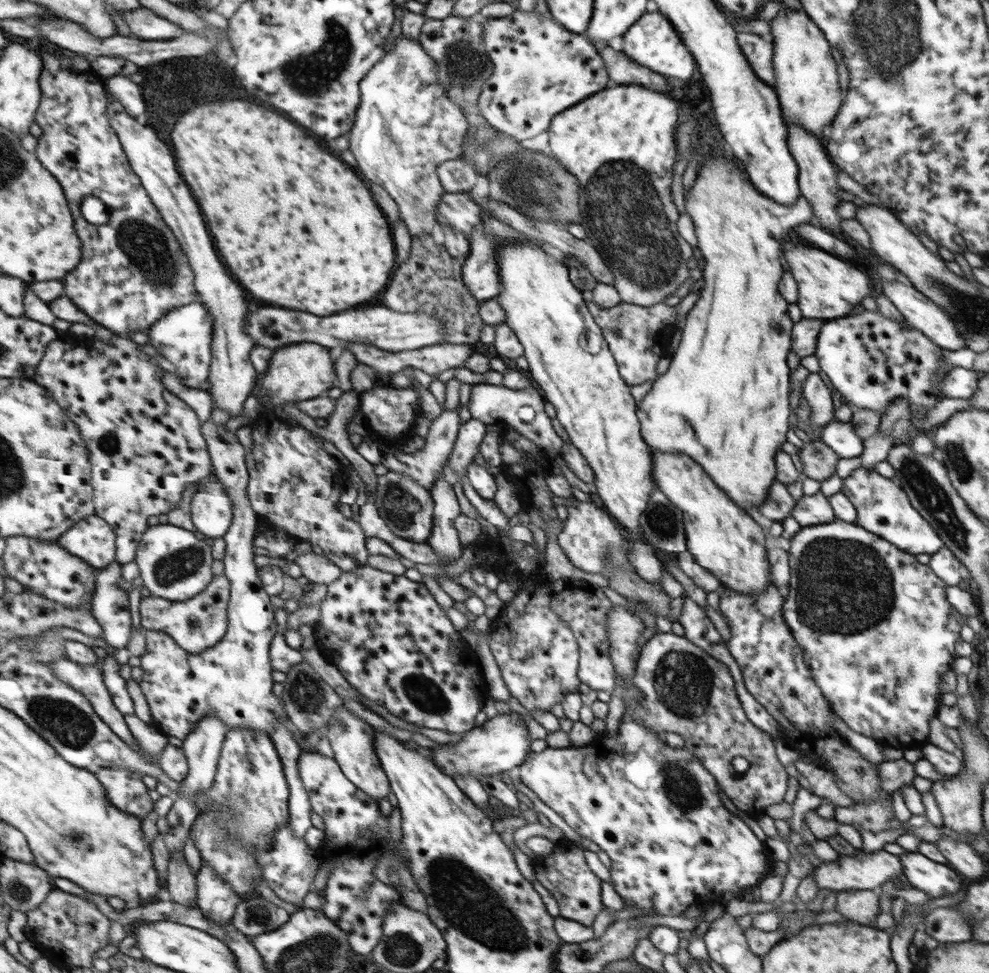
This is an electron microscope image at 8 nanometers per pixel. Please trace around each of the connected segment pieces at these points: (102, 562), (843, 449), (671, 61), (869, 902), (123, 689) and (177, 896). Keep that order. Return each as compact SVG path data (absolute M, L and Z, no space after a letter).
M96 514L71 528L58 542L93 567L105 569L117 560L117 538L109 521Z
M832 420L822 429L821 439L839 458L856 458L863 453L863 441L851 423Z
M653 8L651 12L642 15L632 27L622 36L622 48L638 64L657 72L658 74L688 80L696 70L696 60L686 44L682 44L681 35L673 27L673 23L663 13Z
M849 889L837 892L835 910L858 924L874 926L877 916L881 914L878 891Z
M108 653L108 657L102 663L105 670L105 679L107 685L111 688L112 696L116 701L116 706L123 710L123 713L128 716L136 714L136 708L134 708L134 698L130 696L130 690L128 690L128 682L120 674L121 664L116 660L112 653Z
M185 851L171 853L168 872L167 898L186 906L195 906L199 902L199 879L192 864L188 863Z

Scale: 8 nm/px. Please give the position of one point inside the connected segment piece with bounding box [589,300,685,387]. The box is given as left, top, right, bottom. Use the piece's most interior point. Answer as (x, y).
(639, 337)

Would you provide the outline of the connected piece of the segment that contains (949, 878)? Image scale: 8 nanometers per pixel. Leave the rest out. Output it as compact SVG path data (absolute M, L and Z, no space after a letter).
M908 852L899 857L903 873L912 888L921 890L934 899L949 896L961 890L958 874L948 866L930 860L917 852Z

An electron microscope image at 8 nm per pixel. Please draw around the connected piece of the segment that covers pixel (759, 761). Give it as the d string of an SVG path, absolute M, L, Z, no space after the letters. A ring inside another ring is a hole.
M658 631L646 641L644 647L641 647L633 674L633 683L642 694L640 705L636 709L639 722L654 732L680 734L685 742L684 748L713 773L719 787L740 811L759 818L762 814L766 814L764 812L766 806L784 801L788 776L774 752L774 742L766 731L752 724L746 716L746 711L738 698L733 674L722 661L710 656L703 648L695 645L685 636ZM736 756L742 756L748 760L748 770L737 772L734 769L732 760Z

